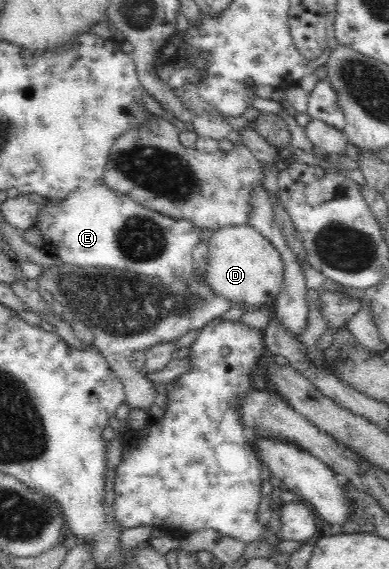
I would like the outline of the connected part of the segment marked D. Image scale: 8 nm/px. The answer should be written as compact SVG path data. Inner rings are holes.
M247 224L218 229L211 233L206 243L208 262L205 276L215 295L255 307L265 303L273 305L283 285L283 262L267 238Z

